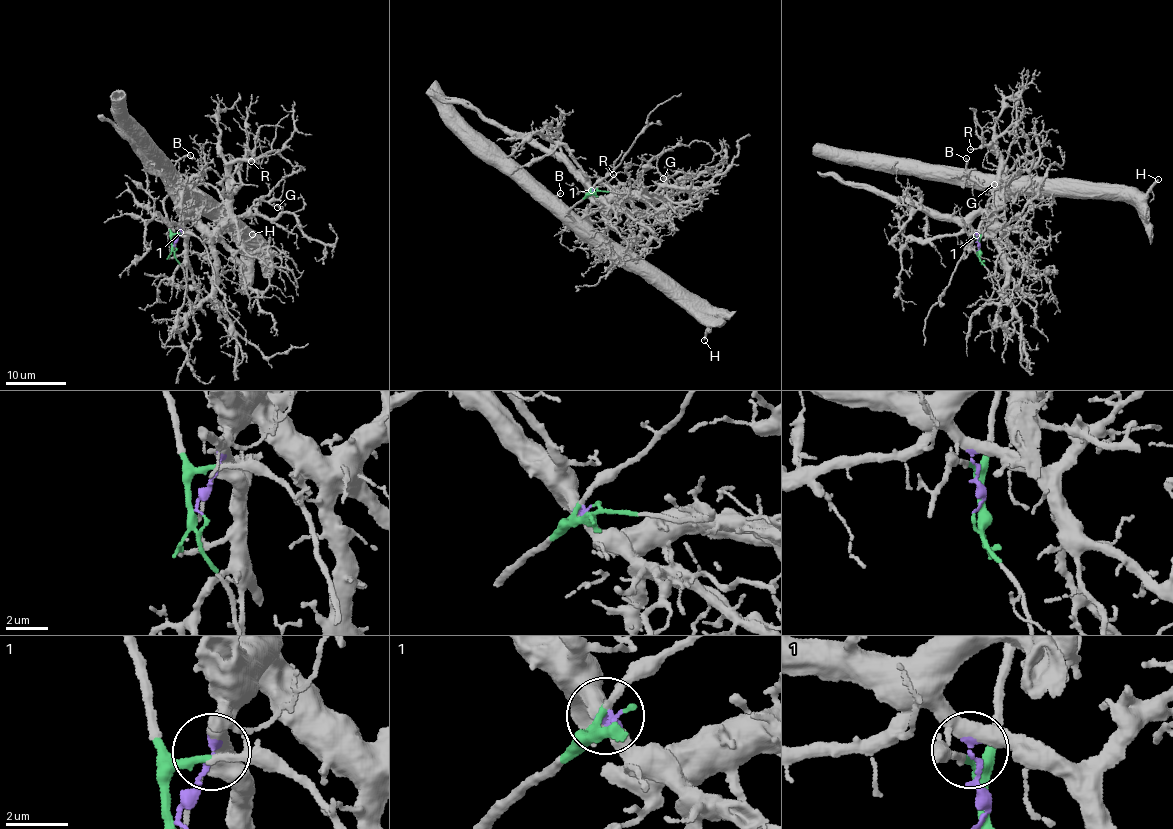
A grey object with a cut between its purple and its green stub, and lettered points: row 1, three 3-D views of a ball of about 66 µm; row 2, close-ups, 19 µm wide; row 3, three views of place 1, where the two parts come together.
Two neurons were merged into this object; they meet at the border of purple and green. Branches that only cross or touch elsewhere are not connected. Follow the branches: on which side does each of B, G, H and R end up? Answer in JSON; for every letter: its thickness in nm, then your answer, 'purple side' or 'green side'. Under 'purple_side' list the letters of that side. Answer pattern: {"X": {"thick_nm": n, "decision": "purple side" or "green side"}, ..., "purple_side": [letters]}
{"B": {"thick_nm": 200, "decision": "green side"}, "G": {"thick_nm": 190, "decision": "purple side"}, "H": {"thick_nm": 280, "decision": "green side"}, "R": {"thick_nm": 180, "decision": "purple side"}, "purple_side": ["G", "R"]}

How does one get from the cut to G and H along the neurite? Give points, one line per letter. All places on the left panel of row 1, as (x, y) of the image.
G: (172, 245), (191, 213), (210, 231), (218, 232), (239, 217), (271, 217), (281, 213), (278, 206)
H: (172, 247), (164, 203), (174, 194), (227, 209), (245, 227), (253, 244), (252, 233)

